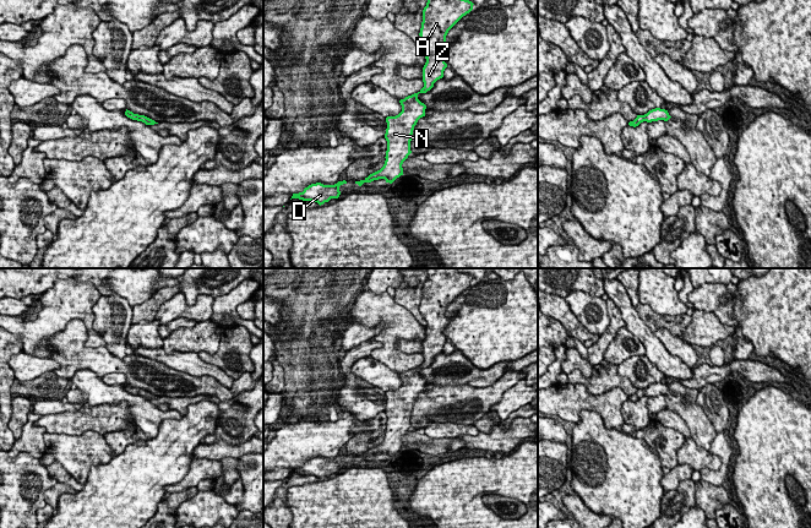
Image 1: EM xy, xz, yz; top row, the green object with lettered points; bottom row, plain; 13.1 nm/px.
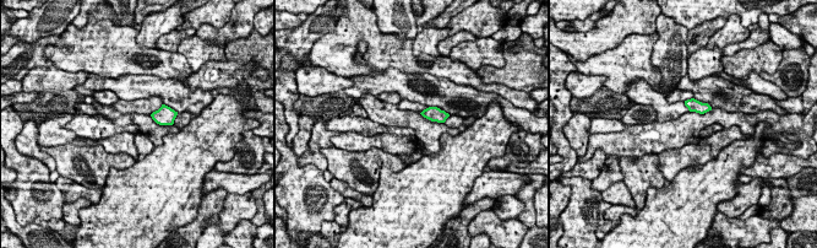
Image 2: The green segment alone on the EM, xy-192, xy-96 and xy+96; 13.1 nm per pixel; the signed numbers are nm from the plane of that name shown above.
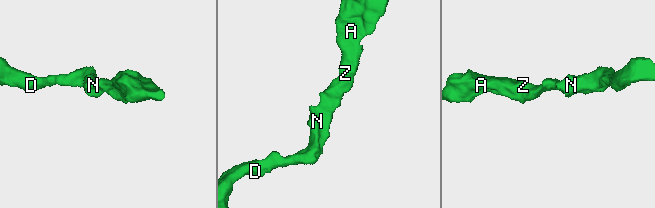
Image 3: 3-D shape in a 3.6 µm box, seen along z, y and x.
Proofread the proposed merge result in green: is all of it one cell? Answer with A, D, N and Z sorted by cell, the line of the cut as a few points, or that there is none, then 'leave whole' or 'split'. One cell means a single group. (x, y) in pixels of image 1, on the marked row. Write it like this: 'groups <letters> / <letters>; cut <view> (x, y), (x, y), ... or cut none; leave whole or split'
groups A D N Z; cut none; leave whole

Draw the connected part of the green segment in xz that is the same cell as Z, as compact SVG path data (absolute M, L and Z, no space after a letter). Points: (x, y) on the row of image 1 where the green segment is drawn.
M428 0L426 6L423 10L423 22L420 28L420 39L426 47L426 62L423 67L423 82L424 87L412 96L401 99L402 111L396 116L387 116L387 129L385 138L387 141L386 160L383 167L370 174L368 178L360 181L355 181L359 186L364 183L371 183L374 180L385 179L386 183L392 184L397 178L403 175L403 162L412 153L410 141L414 126L418 120L425 116L426 105L418 99L419 93L426 93L434 87L434 83L443 77L443 71L447 64L443 60L443 55L447 53L450 44L446 42L446 36L448 31L467 13L473 10L473 2L469 0Z

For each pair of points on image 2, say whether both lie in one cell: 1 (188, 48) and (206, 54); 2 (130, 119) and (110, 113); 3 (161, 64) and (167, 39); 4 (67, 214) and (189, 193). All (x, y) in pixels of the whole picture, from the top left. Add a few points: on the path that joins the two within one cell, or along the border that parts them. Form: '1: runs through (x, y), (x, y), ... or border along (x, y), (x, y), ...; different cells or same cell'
1: runs through (192, 48), (201, 52); same cell
2: runs through (125, 119), (115, 116); same cell
3: border along (157, 47), (176, 52); different cells
4: border along (92, 204), (79, 211), (79, 224); different cells

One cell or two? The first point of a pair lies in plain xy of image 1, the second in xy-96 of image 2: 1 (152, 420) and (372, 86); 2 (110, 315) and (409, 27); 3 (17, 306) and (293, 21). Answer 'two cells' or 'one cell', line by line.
1: two cells
2: one cell
3: one cell

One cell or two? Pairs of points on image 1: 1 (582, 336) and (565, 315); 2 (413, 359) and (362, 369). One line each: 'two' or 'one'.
1: one
2: two

